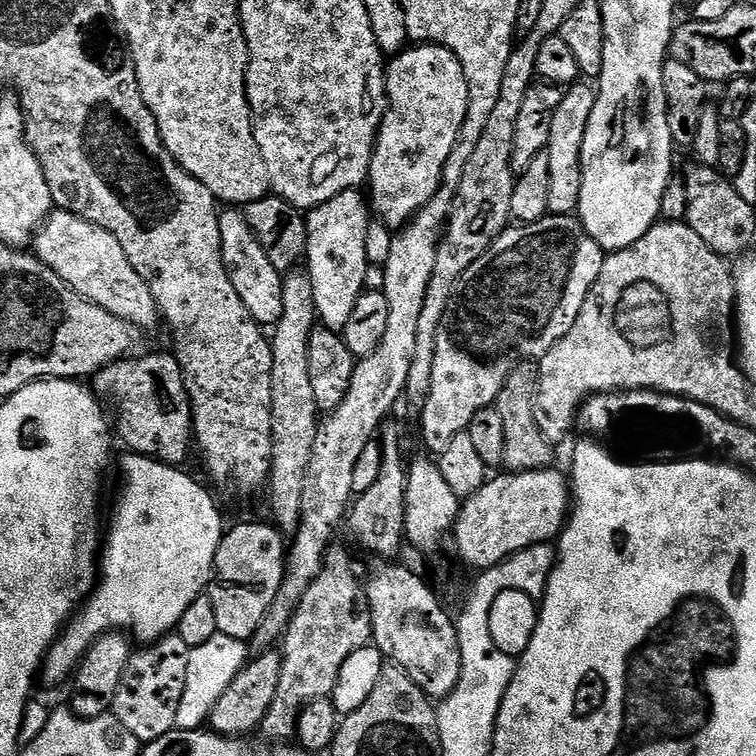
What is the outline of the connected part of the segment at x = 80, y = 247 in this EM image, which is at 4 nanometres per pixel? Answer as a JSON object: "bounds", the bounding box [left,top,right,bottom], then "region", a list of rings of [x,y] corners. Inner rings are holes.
{"bounds":[34,211,158,330],"region":[[[53,211],[40,225],[34,237],[34,252],[40,257],[41,262],[50,266],[50,270],[54,270],[54,274],[58,274],[58,278],[62,278],[62,282],[66,282],[66,286],[73,288],[82,298],[102,306],[102,310],[110,310],[110,314],[118,314],[118,318],[145,330],[151,329],[151,324],[158,320],[158,309],[150,294],[150,286],[146,286],[138,270],[130,266],[126,258],[126,250],[118,246],[118,238],[102,230],[102,226],[94,226],[94,222],[86,222],[69,212]]]}

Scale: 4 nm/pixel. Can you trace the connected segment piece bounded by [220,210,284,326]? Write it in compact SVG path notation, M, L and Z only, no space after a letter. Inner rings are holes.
M224 210L220 212L220 237L222 238L222 258L238 298L250 310L250 314L261 326L275 326L282 318L282 273L274 270L274 262L258 242L254 230L246 222L243 211ZM228 211L228 212L226 212Z

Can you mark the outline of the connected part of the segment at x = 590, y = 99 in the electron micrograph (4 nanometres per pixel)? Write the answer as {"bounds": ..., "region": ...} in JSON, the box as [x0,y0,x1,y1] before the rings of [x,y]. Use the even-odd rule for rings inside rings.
{"bounds":[546,82,596,216],"region":[[[577,82],[567,89],[554,110],[554,122],[550,122],[550,142],[546,149],[550,158],[550,202],[549,213],[566,216],[576,212],[582,182],[582,138],[586,138],[586,126],[590,114],[594,114],[596,88],[588,82]]]}

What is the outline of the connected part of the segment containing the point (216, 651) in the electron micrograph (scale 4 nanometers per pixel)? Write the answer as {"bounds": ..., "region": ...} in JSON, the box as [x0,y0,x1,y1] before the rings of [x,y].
{"bounds":[176,634,250,732],"region":[[[217,634],[202,646],[191,649],[189,654],[189,674],[186,677],[185,693],[178,706],[176,728],[185,728],[191,732],[203,729],[214,710],[214,702],[226,694],[226,686],[244,669],[250,659],[249,645],[238,638]]]}

